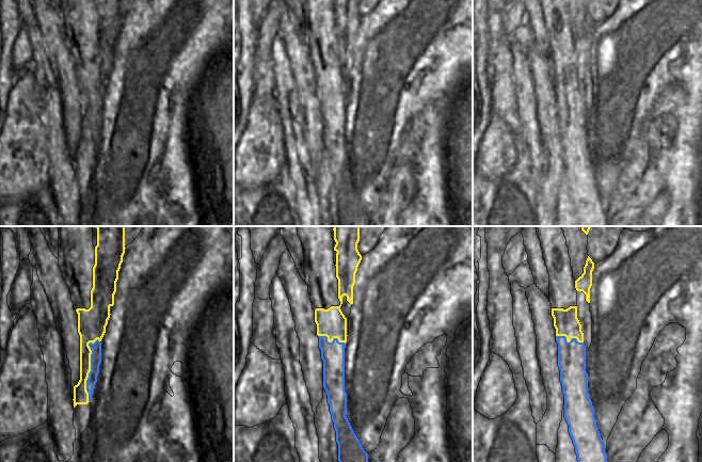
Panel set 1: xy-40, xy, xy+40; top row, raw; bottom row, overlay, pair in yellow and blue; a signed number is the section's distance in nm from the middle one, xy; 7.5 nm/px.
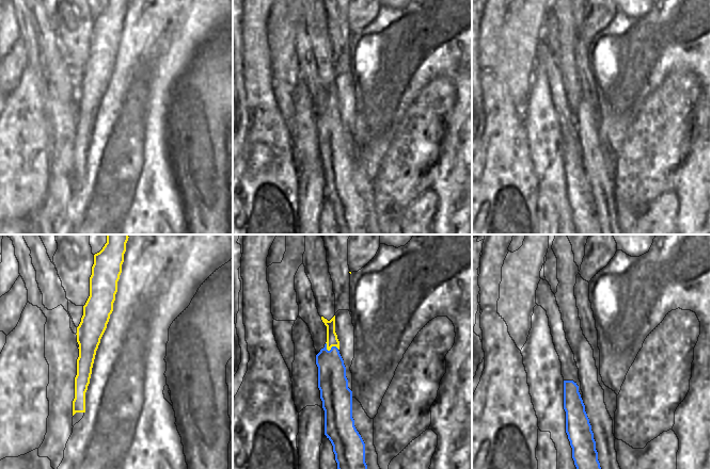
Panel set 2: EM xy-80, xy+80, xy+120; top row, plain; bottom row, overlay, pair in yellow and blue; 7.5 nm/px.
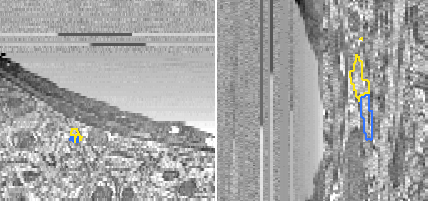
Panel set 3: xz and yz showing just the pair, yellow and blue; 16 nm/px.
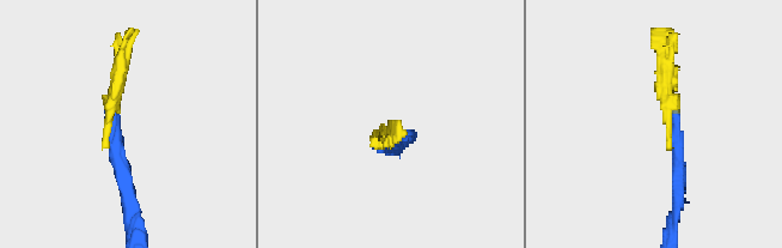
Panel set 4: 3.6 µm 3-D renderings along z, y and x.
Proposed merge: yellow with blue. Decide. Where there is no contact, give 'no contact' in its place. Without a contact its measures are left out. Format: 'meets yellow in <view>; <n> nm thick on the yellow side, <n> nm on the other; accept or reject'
meets yellow in xy-40; 120 nm thick on the yellow side, 80 nm on the other; reject

